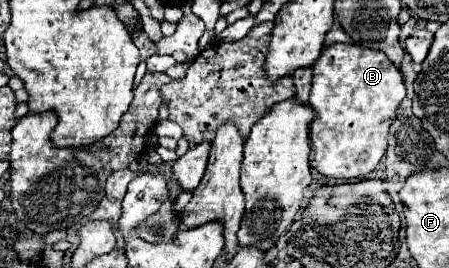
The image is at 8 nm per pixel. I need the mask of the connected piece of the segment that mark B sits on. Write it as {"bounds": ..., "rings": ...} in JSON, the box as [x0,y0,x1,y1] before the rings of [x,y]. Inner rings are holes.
{"bounds":[308,43,406,179],"rings":[[[334,43],[326,47],[312,67],[312,89],[308,103],[312,105],[316,115],[310,123],[310,167],[332,179],[364,179],[370,171],[374,171],[374,167],[386,153],[388,129],[396,117],[396,109],[402,103],[404,95],[406,89],[402,73],[384,53],[370,47],[346,43]]]}

